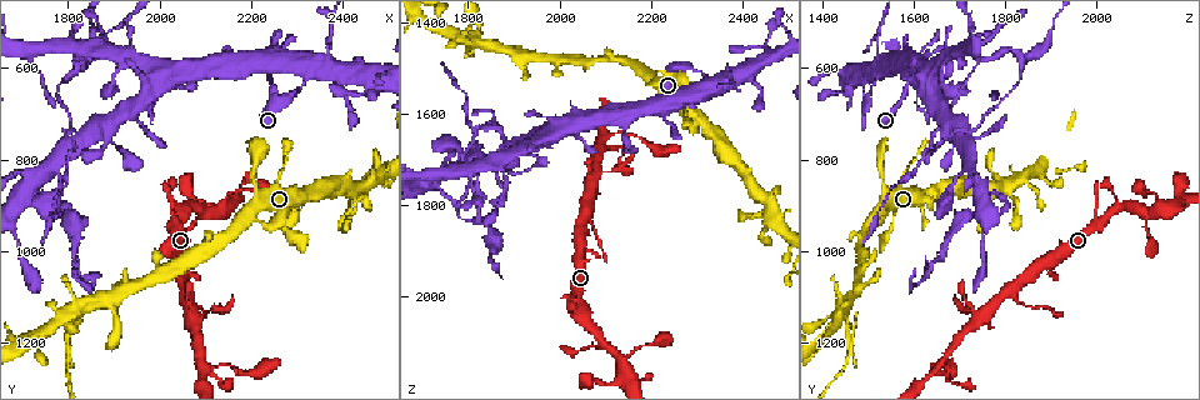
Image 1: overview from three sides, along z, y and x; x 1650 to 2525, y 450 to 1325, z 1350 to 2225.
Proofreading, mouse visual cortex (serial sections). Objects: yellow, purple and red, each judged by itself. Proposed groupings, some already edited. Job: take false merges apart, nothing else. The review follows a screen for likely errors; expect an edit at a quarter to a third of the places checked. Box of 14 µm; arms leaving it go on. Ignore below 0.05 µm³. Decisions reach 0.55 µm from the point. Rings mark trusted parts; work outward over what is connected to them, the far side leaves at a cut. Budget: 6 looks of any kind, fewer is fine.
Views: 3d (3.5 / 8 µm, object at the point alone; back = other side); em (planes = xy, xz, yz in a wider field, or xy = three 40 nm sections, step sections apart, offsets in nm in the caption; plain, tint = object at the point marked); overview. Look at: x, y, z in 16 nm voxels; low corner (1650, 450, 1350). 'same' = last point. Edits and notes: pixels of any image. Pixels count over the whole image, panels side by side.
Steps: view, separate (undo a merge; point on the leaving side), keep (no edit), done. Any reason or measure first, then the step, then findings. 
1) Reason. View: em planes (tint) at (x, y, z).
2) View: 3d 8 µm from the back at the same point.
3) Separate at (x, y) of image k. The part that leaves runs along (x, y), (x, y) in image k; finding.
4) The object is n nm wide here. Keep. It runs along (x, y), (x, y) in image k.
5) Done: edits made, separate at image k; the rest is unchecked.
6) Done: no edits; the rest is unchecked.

Calibre changes. View: em xy step 2 (tint) at (1765, 925, 1735).

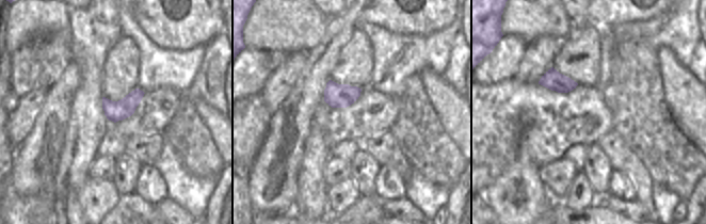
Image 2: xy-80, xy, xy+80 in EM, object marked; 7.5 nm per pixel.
View: 3d 3.5 µm at the same point.

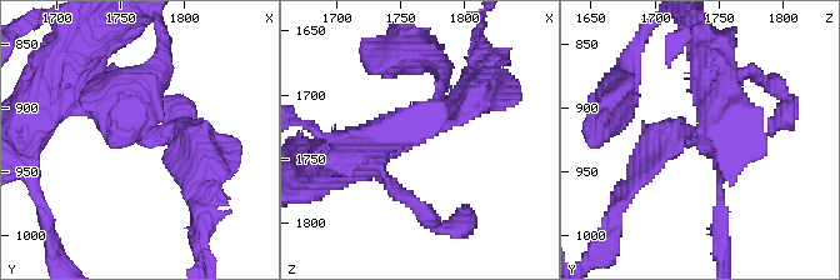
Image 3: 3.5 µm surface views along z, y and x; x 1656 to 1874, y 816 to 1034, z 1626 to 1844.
The object is 180 nm wide here. Keep. It runs along (359, 164), (443, 129), (485, 86) in image 3; one cell here.

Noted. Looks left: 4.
Branch point. View: 3d 8 µm at (2120, 980, 1485).

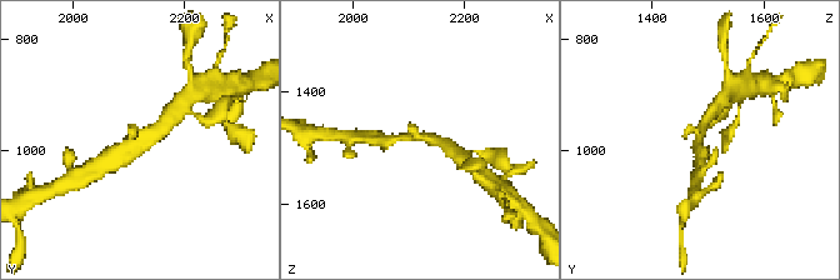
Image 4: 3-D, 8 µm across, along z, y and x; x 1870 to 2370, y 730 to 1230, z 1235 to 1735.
Closer look. View: 3d 3.5 µm at (2120, 990, 1480).

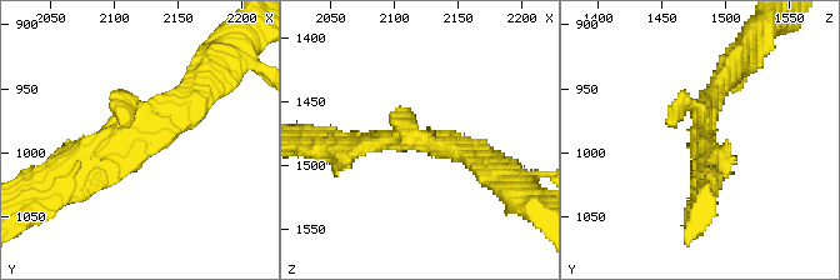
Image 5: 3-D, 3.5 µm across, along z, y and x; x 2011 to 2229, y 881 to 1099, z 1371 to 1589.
View: em xy step 1 (tint) at (2116, 986, 1480).

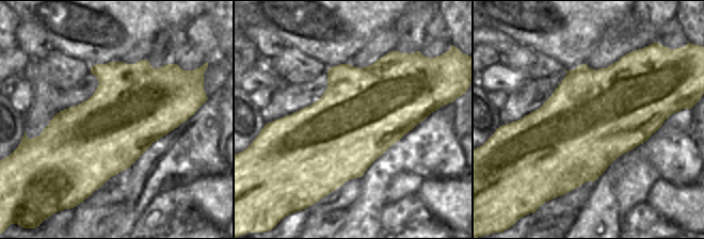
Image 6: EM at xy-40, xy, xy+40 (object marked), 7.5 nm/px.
Keep. It runs along (200, 88), (63, 173) in image 5; continuous, no second cell.

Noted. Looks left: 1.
Done: no edits; the rest is unchecked.

